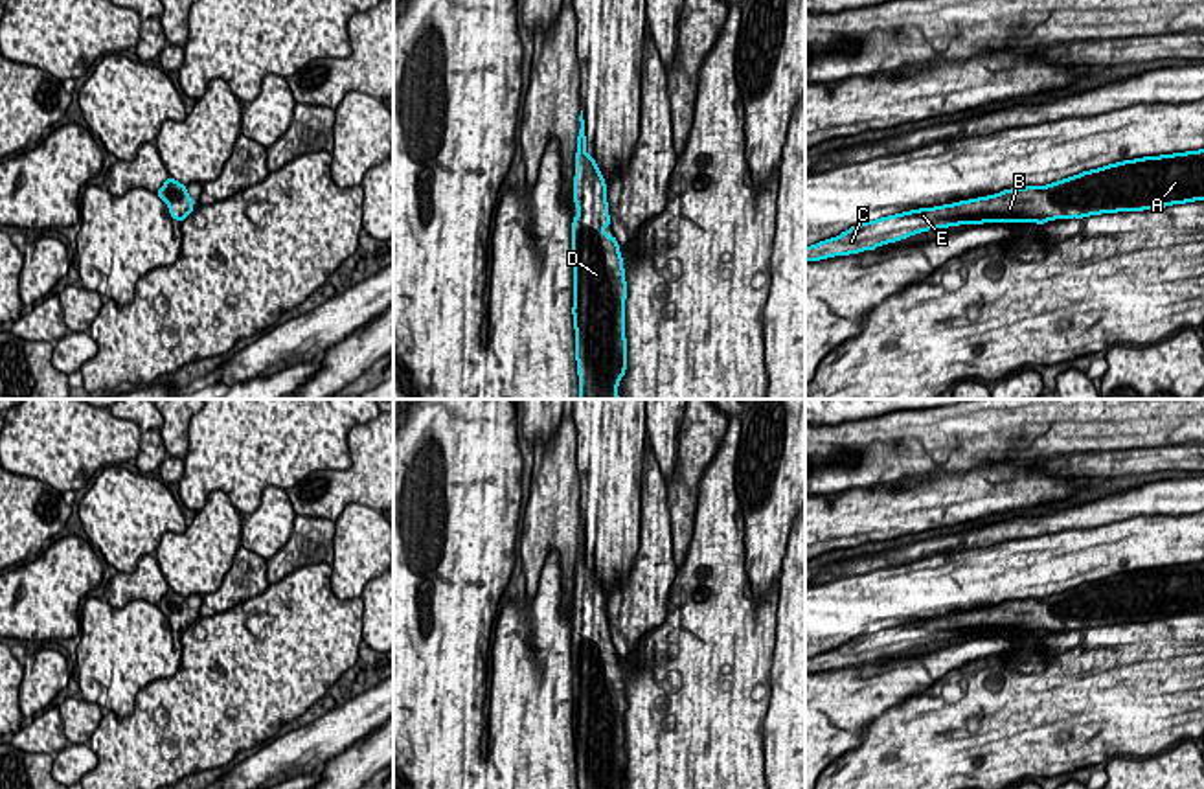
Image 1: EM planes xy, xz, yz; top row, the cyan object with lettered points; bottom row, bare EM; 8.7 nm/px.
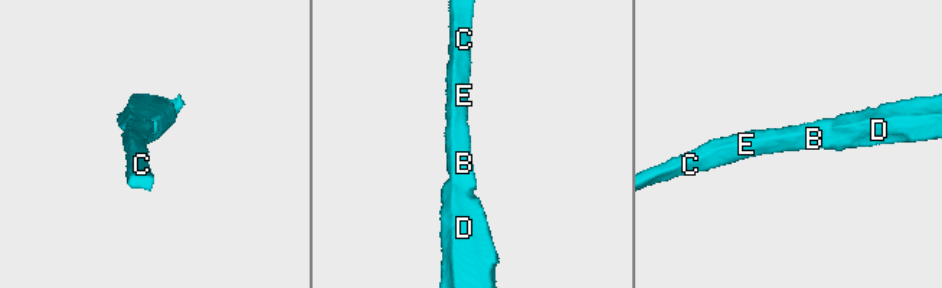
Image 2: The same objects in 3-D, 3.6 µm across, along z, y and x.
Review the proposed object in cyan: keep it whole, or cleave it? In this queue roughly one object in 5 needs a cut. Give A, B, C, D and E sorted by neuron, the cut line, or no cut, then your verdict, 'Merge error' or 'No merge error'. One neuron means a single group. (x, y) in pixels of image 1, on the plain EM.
Groups: A B C D E. No split. No merge error

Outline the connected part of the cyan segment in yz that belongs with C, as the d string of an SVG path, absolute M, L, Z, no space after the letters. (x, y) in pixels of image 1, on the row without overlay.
M1204 561L1108 576L1046 598L910 622L866 633L805 658L805 675L875 662L910 647L960 636L1037 635L1143 623L1204 612Z

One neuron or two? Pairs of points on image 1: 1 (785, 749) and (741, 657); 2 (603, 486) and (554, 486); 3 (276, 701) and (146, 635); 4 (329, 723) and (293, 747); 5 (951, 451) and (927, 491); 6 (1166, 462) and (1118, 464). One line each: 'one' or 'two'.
1: two
2: two
3: two
4: one
5: two
6: one

